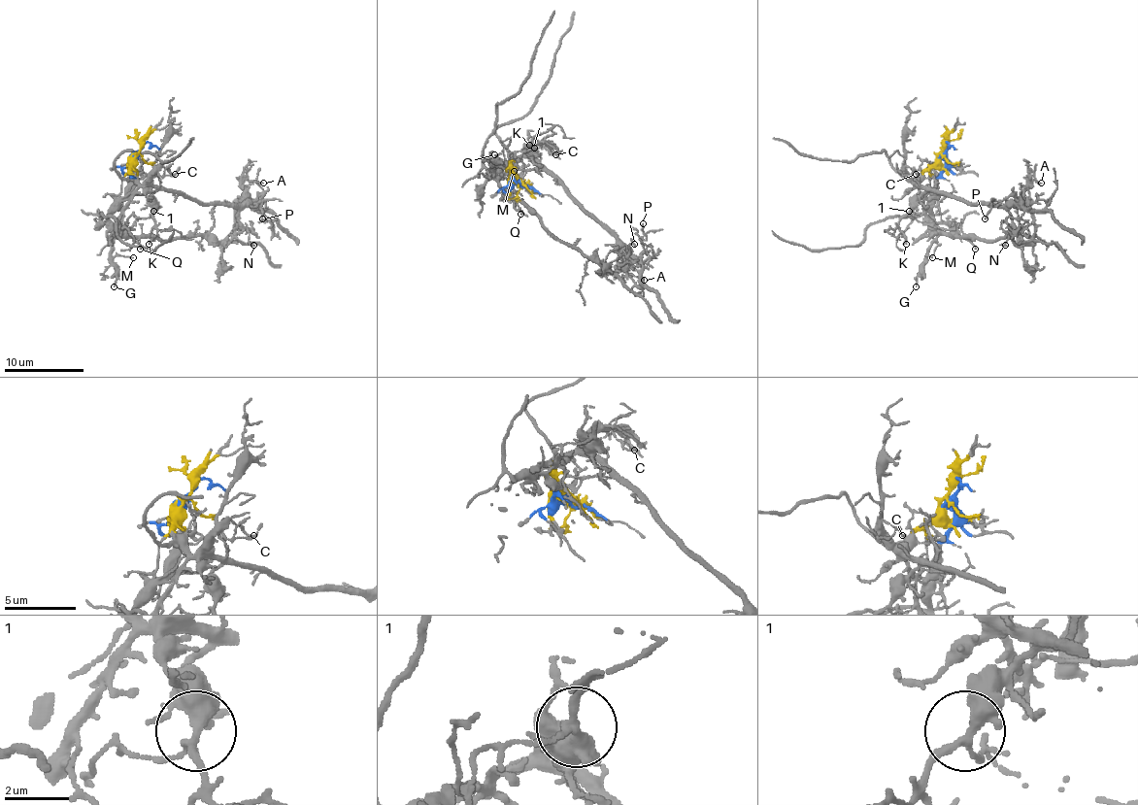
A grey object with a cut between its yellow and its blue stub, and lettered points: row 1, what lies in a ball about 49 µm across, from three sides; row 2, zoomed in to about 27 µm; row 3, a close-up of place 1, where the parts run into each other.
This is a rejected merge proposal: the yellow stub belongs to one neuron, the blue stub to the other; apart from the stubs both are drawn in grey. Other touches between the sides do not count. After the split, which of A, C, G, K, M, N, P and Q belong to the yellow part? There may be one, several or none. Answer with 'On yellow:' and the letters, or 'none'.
On yellow: A, C, K, N, P

